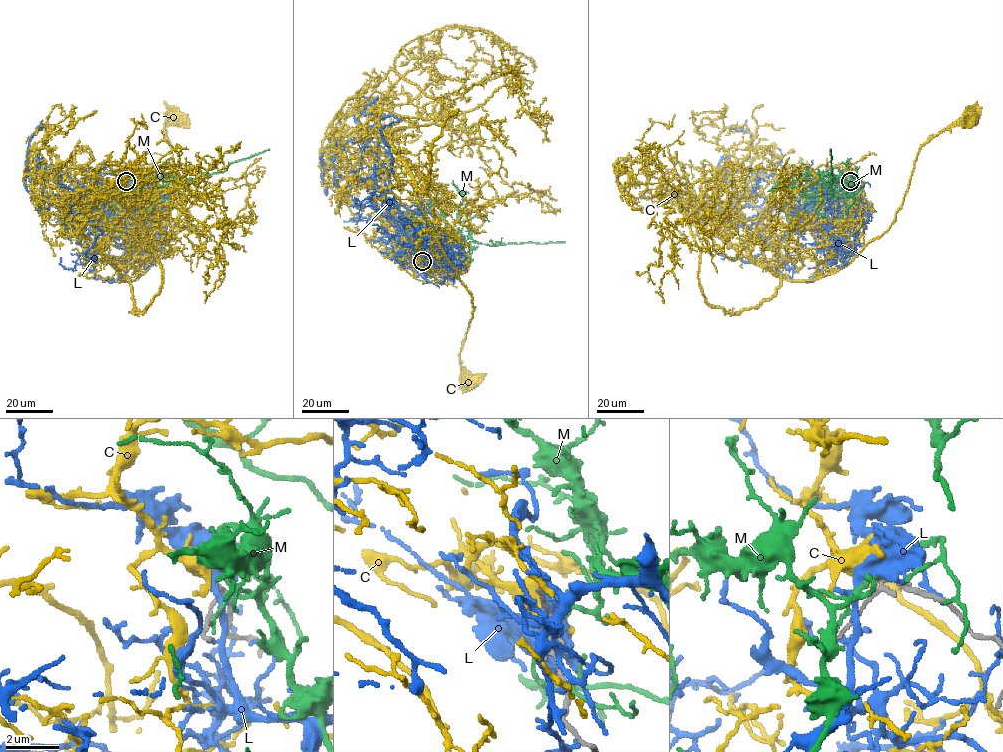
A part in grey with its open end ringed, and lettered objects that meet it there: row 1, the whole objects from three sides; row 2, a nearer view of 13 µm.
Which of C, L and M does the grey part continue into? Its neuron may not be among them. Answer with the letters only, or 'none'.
C

